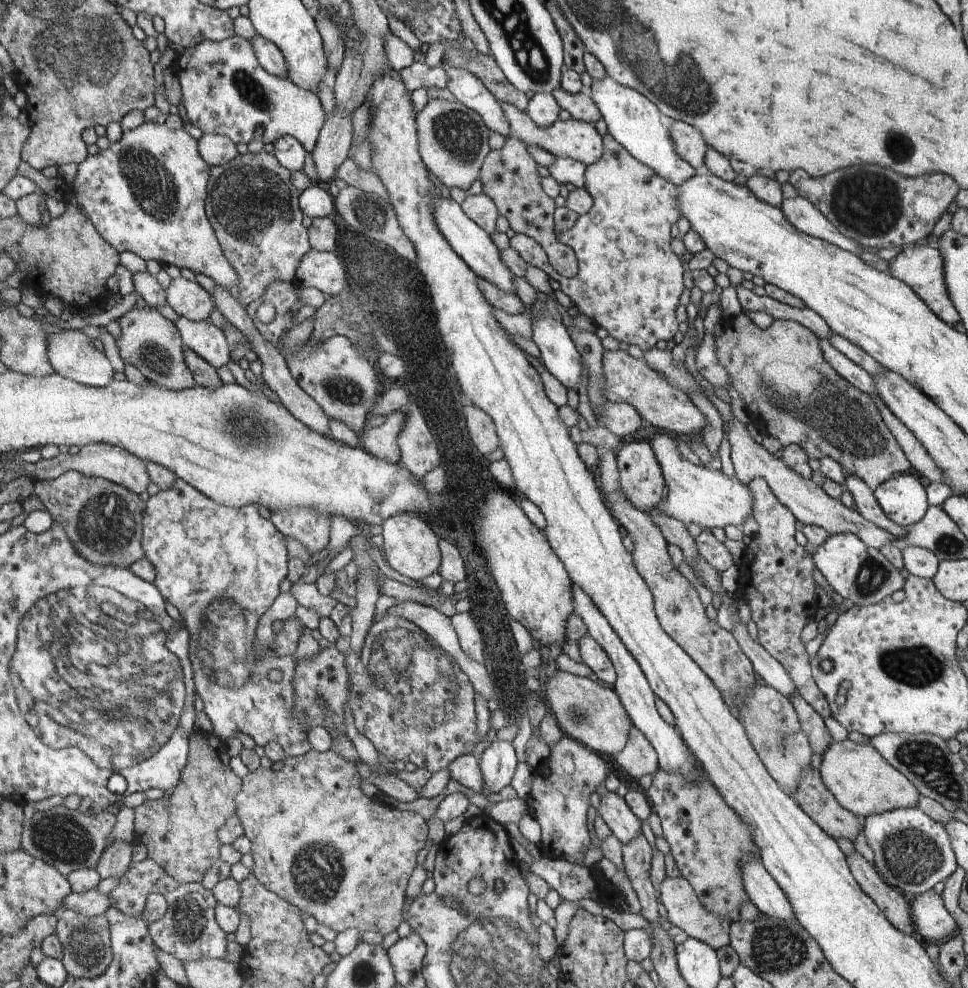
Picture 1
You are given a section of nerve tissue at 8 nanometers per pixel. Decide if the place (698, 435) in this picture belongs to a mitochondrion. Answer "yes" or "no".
no

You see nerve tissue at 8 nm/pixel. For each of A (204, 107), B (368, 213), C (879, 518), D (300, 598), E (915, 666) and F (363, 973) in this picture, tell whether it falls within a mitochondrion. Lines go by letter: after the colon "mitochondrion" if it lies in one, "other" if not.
A: other
B: mitochondrion
C: other
D: other
E: mitochondrion
F: mitochondrion

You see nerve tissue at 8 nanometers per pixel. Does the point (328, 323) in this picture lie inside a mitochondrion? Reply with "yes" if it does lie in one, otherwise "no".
yes

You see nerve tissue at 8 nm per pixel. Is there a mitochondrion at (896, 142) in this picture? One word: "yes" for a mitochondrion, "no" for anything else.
yes

